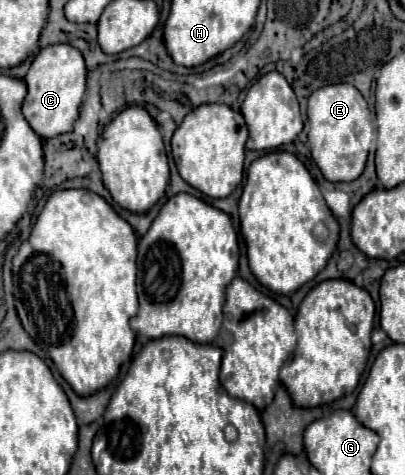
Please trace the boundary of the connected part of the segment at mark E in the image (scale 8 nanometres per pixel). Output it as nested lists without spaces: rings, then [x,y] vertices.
[[[332,84],[318,88],[308,98],[308,142],[314,162],[330,182],[356,180],[366,164],[370,142],[374,138],[374,126],[370,110],[362,94],[352,84]]]

